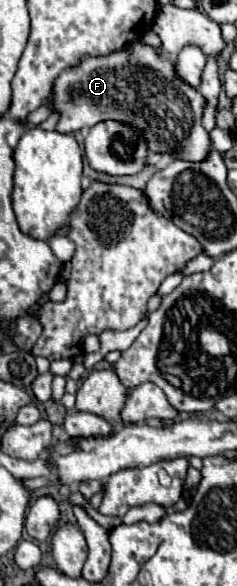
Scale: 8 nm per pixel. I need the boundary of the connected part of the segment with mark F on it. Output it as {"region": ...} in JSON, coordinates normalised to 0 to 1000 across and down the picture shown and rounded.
{"region":[[[599,67],[464,94],[363,94],[363,101],[262,121],[228,138],[203,176],[253,196],[245,227],[321,227],[354,217],[397,217],[397,210],[481,203],[591,220],[633,261],[717,261],[734,271],[844,278],[895,258],[886,227],[852,217],[861,162],[743,128],[734,101],[692,90],[667,94],[650,80],[599,77]]]}

